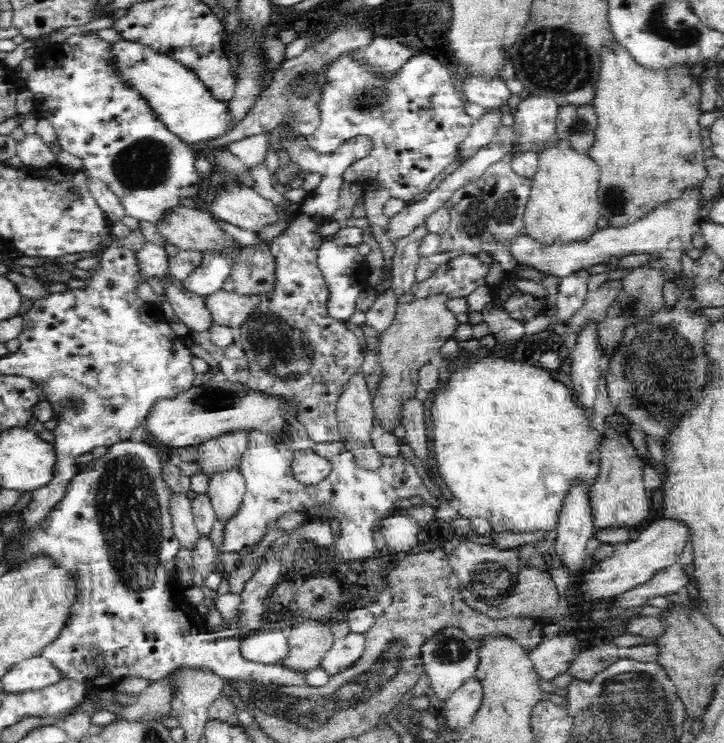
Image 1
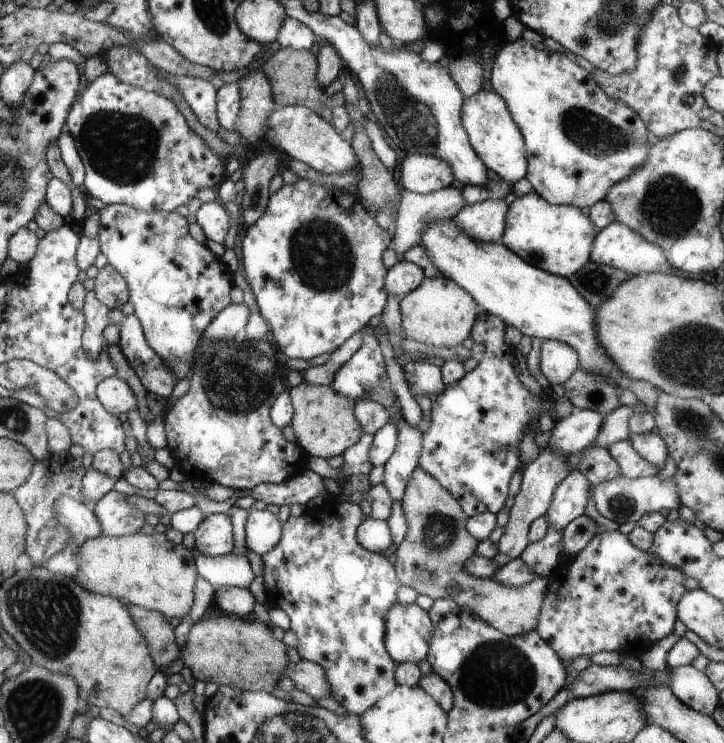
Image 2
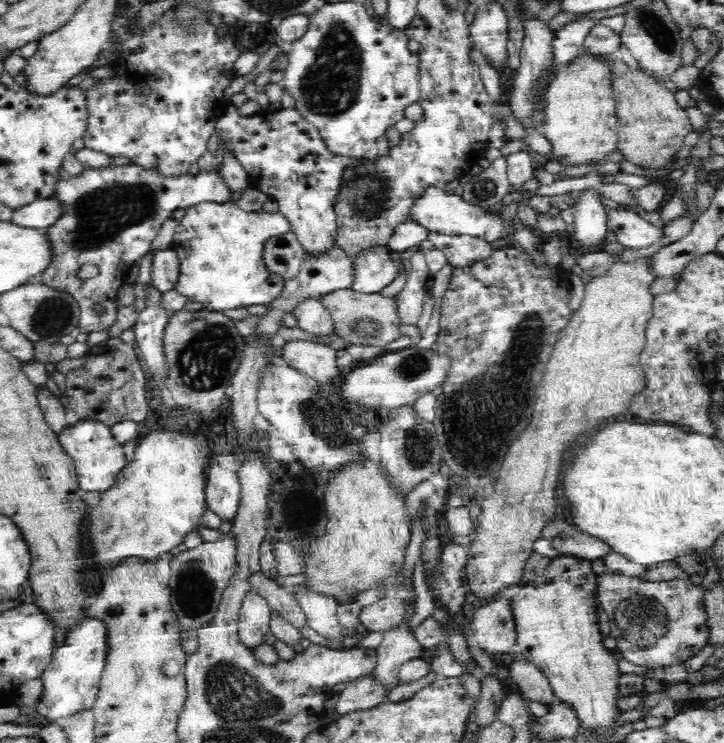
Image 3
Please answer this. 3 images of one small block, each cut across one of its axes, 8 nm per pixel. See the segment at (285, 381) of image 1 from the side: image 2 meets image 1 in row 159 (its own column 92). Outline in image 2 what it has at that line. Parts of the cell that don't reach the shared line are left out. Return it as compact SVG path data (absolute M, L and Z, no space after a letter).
M89 291L82 307L82 314L87 321L83 331L83 350L88 358L96 360L98 354L101 354L106 346L102 331L112 323L113 310L100 302L94 296L94 291Z

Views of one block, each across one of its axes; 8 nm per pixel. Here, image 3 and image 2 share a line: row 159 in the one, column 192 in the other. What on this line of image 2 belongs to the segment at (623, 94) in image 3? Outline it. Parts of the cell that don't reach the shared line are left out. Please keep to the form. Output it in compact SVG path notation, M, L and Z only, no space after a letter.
M226 615L200 619L190 628L186 644L181 649L182 660L184 660L185 666L188 666L193 672L196 681L216 682L218 685L231 686L243 691L272 694L284 677L284 670L288 668L289 663L287 646L281 640L274 638L271 627L258 618L244 620Z

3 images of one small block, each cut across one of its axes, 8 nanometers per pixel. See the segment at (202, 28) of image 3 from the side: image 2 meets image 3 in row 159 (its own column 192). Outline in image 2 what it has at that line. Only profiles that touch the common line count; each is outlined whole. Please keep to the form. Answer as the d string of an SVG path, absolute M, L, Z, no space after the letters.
M108 72L87 84L82 98L71 106L67 126L85 166L84 191L107 205L176 211L200 190L217 190L224 180L222 158L190 130L172 100L124 84Z

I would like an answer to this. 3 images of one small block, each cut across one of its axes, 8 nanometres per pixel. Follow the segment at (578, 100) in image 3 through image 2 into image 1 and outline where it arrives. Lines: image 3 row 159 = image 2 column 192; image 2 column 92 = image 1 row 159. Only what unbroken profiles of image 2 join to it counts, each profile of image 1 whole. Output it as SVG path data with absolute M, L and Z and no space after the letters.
M550 147L539 152L539 166L532 181L530 199L524 209L522 228L529 229L528 237L538 240L542 247L554 243L586 242L598 229L598 218L601 217L601 203L598 197L599 166L590 155L576 149Z

